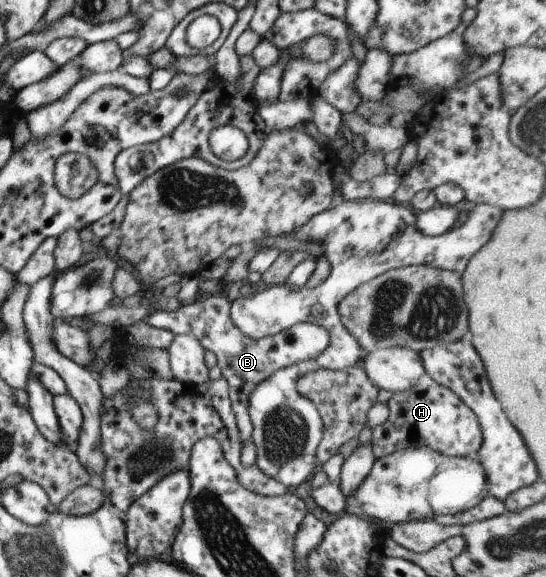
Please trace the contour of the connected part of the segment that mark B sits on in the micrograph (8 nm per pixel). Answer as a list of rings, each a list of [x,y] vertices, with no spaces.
[[[211,295],[198,298],[189,304],[178,305],[168,311],[155,310],[144,321],[151,327],[166,329],[173,334],[193,336],[204,350],[213,353],[221,377],[228,385],[228,398],[238,427],[238,442],[250,437],[252,423],[248,412],[249,394],[276,369],[303,360],[315,359],[326,347],[329,336],[326,329],[313,323],[296,323],[278,334],[254,340],[243,335],[231,321],[231,298],[225,295]]]

